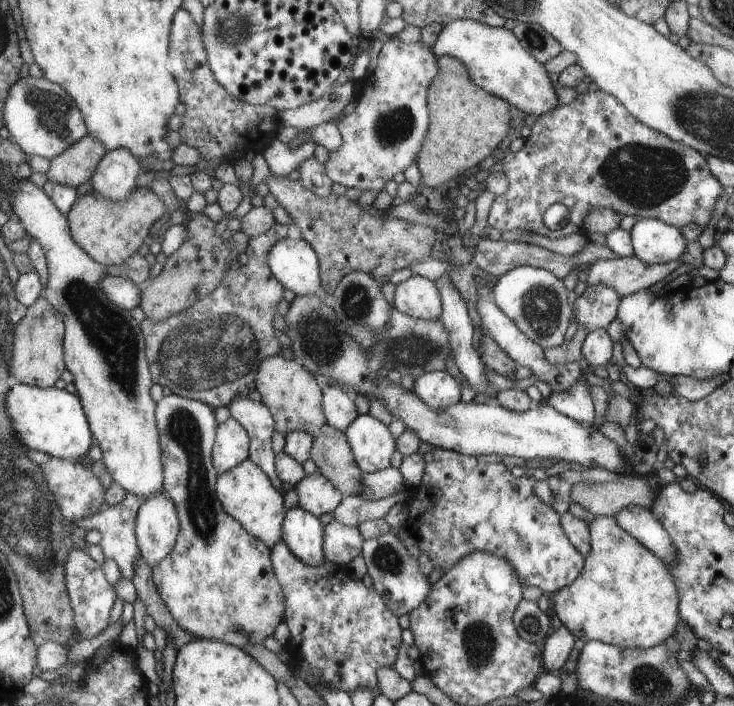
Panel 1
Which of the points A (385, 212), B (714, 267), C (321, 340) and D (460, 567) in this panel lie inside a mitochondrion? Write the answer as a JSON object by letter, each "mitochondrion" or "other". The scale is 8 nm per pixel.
{"A":"other","B":"other","C":"mitochondrion","D":"other"}

